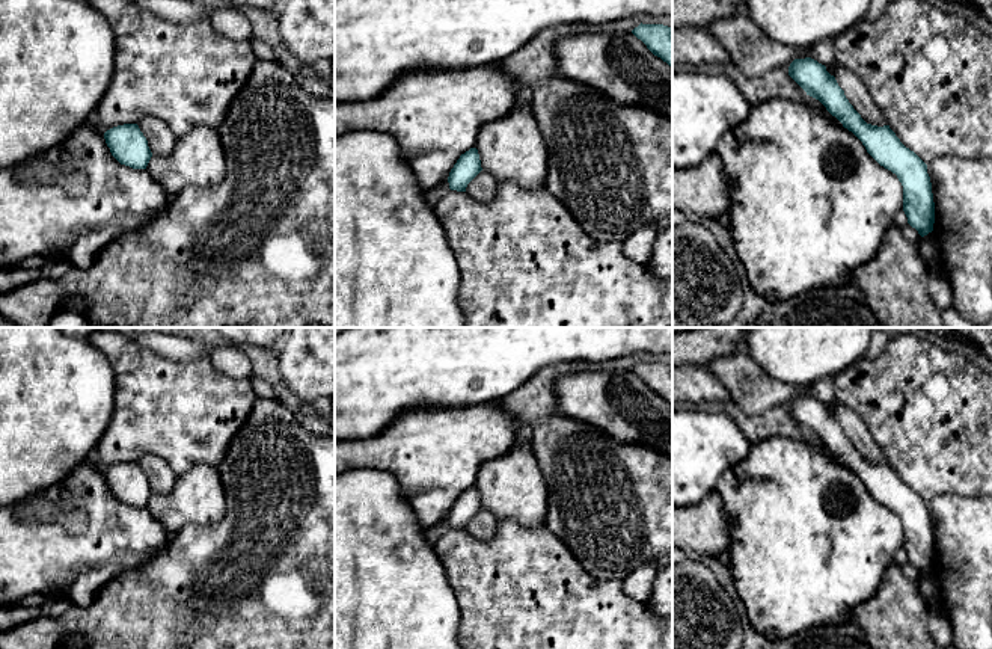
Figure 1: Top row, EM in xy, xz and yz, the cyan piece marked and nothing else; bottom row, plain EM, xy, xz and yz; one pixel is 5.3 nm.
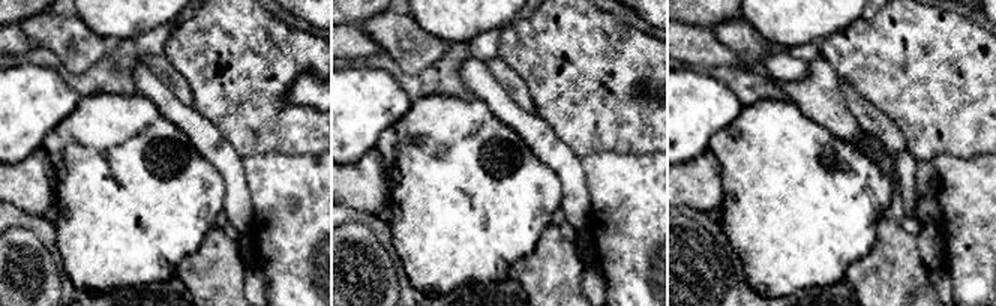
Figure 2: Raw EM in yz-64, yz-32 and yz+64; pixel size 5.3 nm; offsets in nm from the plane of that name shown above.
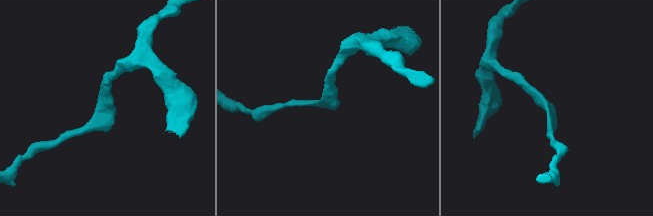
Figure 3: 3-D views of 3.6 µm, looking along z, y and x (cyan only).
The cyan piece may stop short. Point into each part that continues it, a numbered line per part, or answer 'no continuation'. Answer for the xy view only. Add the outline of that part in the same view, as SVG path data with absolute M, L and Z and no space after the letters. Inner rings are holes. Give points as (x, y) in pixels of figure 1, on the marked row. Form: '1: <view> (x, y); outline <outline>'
no continuation

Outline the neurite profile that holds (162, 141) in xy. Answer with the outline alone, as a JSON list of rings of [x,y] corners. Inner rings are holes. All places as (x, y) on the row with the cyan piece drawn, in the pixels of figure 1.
[[[145,116],[137,125],[146,137],[152,155],[167,155],[173,151],[178,137],[166,122],[155,116]]]

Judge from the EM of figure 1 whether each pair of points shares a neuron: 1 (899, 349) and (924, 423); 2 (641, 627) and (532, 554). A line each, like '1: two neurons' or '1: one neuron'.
1: one neuron
2: one neuron

